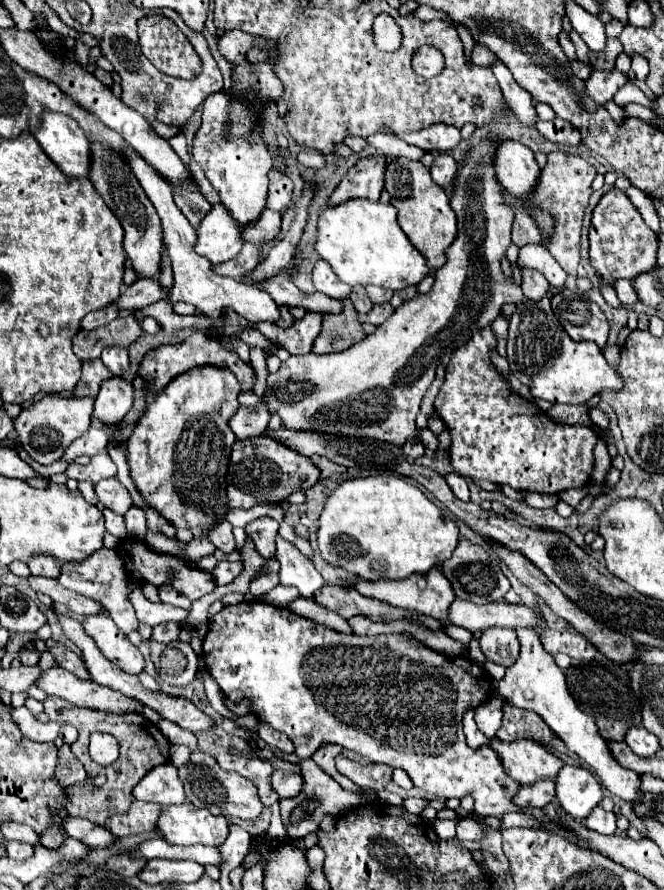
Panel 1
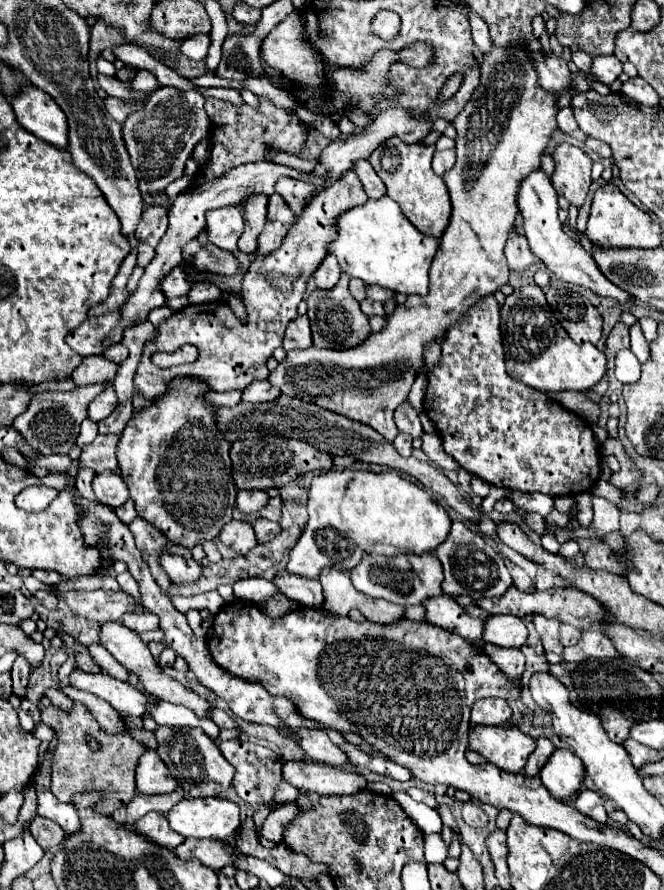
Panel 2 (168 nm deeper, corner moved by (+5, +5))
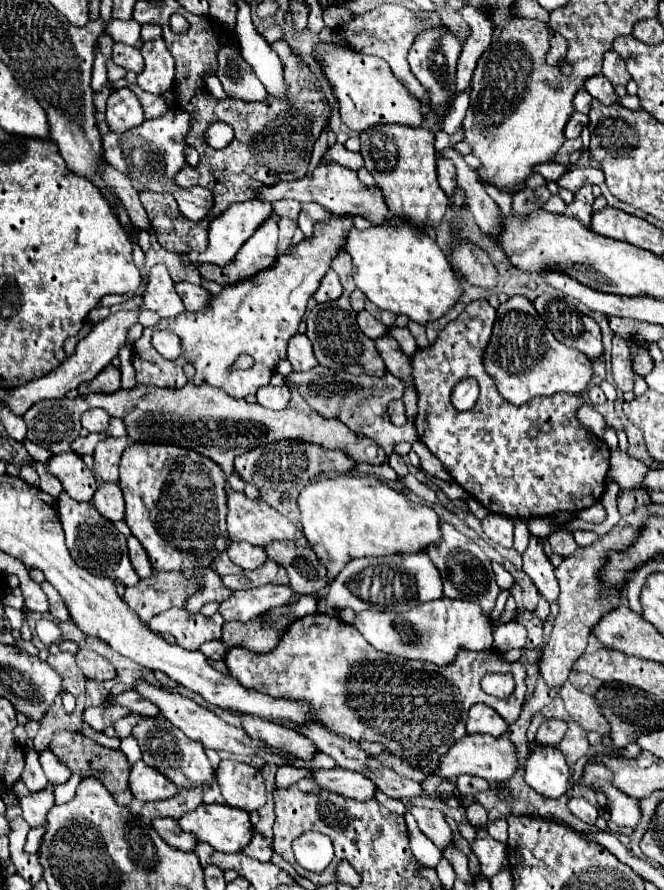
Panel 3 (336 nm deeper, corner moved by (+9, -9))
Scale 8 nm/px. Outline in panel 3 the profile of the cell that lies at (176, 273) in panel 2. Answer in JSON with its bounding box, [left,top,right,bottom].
[175,280,211,312]

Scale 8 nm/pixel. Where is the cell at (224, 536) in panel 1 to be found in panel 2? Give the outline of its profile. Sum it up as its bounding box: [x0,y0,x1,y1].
[219,520,257,554]

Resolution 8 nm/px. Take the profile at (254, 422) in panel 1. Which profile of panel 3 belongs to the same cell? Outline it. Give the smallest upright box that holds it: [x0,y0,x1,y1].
[257,386,289,410]

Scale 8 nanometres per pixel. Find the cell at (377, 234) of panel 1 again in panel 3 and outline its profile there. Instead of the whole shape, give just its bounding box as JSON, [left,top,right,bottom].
[345,222,461,324]

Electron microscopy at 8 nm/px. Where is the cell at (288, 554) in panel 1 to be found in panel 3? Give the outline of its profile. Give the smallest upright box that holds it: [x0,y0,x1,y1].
[355,598,493,664]

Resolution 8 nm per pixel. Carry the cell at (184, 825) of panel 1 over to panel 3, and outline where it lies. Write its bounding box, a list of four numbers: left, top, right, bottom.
[179,804,253,852]

